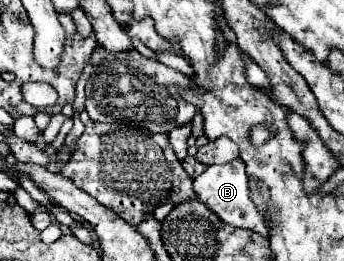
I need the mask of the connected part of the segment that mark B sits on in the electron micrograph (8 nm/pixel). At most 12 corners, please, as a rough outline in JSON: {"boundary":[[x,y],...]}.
{"boundary":[[241,158],[209,166],[195,194],[221,222],[269,236]]}

